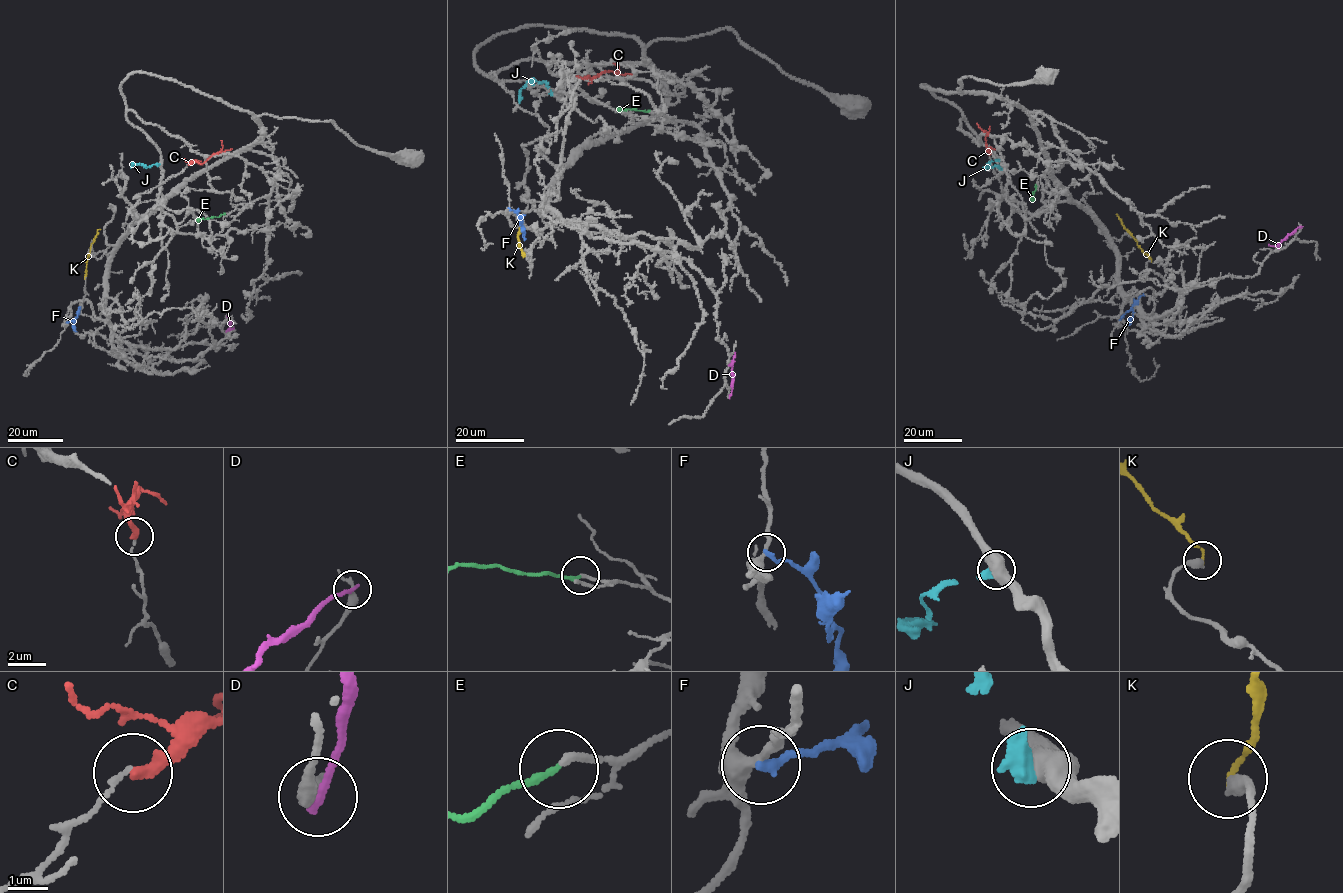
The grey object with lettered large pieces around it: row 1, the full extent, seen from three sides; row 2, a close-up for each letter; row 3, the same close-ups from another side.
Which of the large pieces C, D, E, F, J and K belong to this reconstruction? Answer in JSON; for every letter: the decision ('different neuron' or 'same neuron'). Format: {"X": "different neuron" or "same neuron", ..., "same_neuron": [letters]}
{"C": "different neuron", "D": "different neuron", "E": "same neuron", "F": "different neuron", "J": "different neuron", "K": "different neuron", "same_neuron": ["E"]}

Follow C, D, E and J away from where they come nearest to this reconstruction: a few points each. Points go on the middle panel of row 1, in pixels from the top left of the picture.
C: (585, 77), (610, 71), (618, 73), (618, 66), (614, 63)
D: (729, 396), (735, 352)
E: (649, 111), (617, 107)
J: (551, 94), (544, 81), (528, 81), (521, 89), (519, 102)

